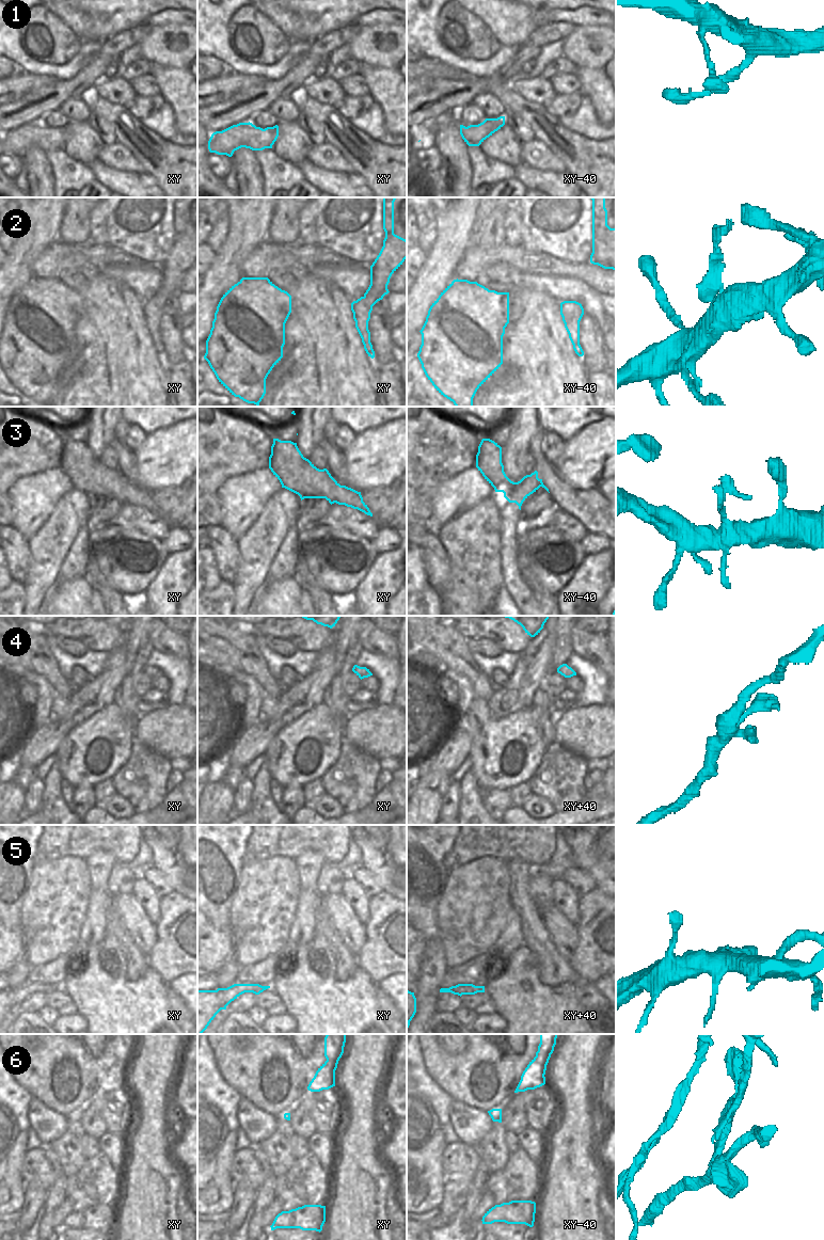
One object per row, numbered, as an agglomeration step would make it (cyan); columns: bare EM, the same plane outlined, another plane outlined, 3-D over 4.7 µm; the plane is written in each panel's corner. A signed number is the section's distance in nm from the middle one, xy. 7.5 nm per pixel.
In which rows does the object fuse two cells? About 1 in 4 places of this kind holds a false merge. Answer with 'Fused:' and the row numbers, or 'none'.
Fused: 2, 6

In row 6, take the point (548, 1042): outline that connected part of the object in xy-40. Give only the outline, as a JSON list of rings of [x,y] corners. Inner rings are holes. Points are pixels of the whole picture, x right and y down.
[[[540,1034],[538,1051],[540,1052],[540,1061],[544,1065],[548,1065],[551,1054],[554,1051],[556,1038],[557,1034]]]

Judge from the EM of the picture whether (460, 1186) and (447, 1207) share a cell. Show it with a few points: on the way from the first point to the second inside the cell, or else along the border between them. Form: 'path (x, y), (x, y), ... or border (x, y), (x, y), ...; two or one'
path (456, 1191), (453, 1202); one

